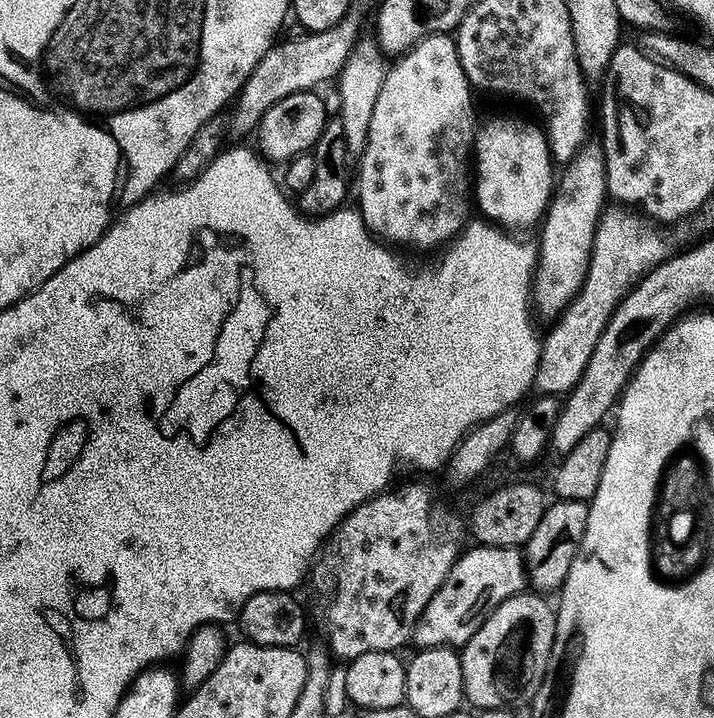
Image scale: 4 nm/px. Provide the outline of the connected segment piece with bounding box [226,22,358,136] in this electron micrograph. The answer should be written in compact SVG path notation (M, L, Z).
M341 22L335 28L327 28L325 32L299 34L294 40L281 39L273 43L258 66L254 66L231 105L232 113L226 116L227 131L236 136L244 136L247 132L255 133L260 119L275 104L282 102L282 98L295 92L319 89L323 80L335 81L358 36L355 26L348 23Z

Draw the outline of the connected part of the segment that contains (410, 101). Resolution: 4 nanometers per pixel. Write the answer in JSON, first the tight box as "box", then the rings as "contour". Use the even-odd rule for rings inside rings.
{"box":[354,34,478,248],"contour":[[[428,34],[423,40],[419,40],[412,45],[407,52],[399,57],[400,60],[396,65],[389,67],[384,74],[384,85],[378,94],[378,102],[374,102],[374,114],[370,118],[370,130],[366,138],[366,146],[364,153],[358,157],[360,164],[360,181],[355,181],[354,192],[360,195],[360,204],[358,203],[358,211],[364,224],[373,237],[379,238],[381,241],[387,242],[389,245],[405,244],[408,248],[436,248],[447,245],[456,239],[457,234],[461,232],[464,225],[470,219],[468,213],[468,204],[470,208],[470,153],[474,148],[476,138],[476,129],[478,120],[472,117],[472,96],[474,97],[474,89],[468,83],[466,74],[462,70],[462,62],[456,53],[456,42],[451,35],[448,34]]]}

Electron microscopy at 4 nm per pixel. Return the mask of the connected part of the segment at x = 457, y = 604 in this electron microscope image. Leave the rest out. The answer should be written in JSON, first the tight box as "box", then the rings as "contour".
{"box":[411,546,526,649],"contour":[[[472,546],[469,552],[461,551],[452,563],[452,568],[446,574],[442,586],[426,602],[426,610],[416,623],[416,629],[412,631],[411,643],[417,649],[421,648],[446,648],[449,646],[462,646],[482,626],[482,622],[495,608],[506,598],[519,596],[526,588],[526,569],[524,566],[524,554],[520,548],[486,548]]]}

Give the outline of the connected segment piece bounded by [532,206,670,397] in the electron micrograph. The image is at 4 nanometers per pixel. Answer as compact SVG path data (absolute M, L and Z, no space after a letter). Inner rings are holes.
M608 206L601 212L586 278L576 297L555 317L553 324L556 325L548 337L543 337L538 366L532 379L539 395L559 397L571 392L572 387L580 381L586 370L586 362L590 362L590 354L594 354L594 346L613 310L644 273L662 263L669 255L668 240L659 230L653 221L628 206Z

